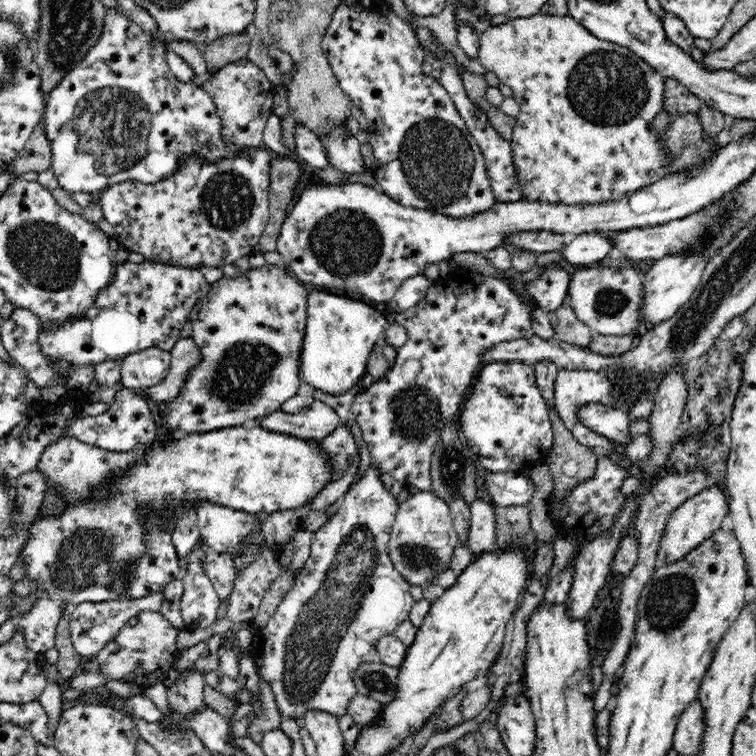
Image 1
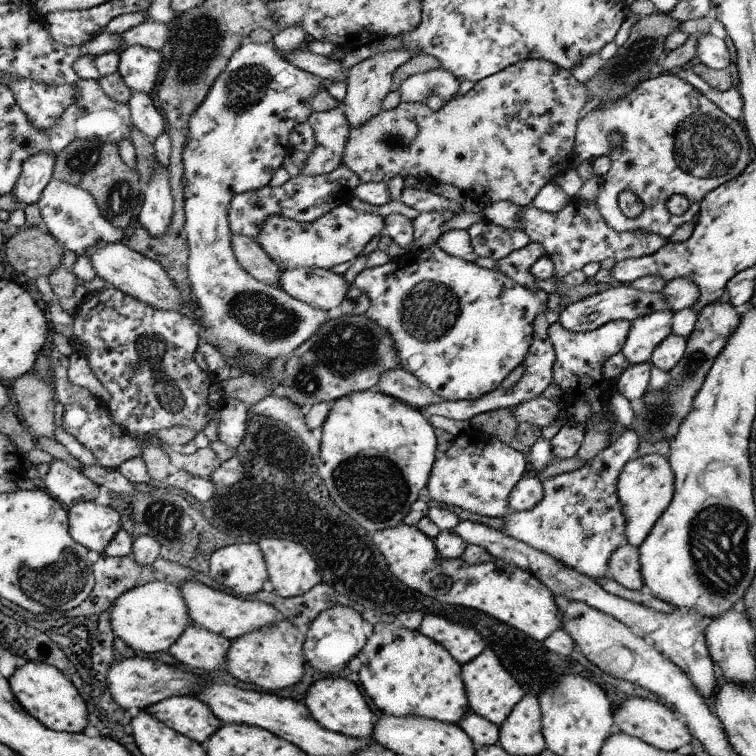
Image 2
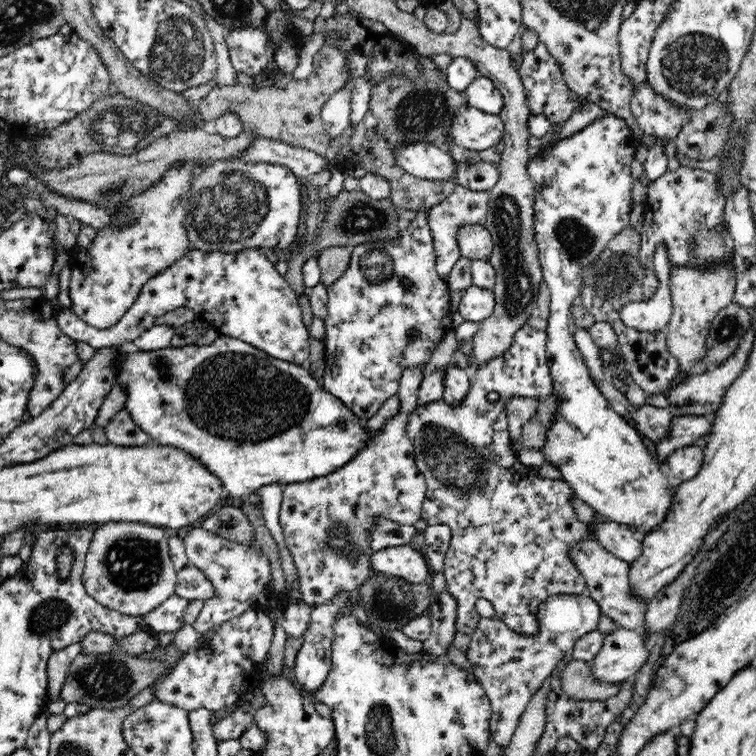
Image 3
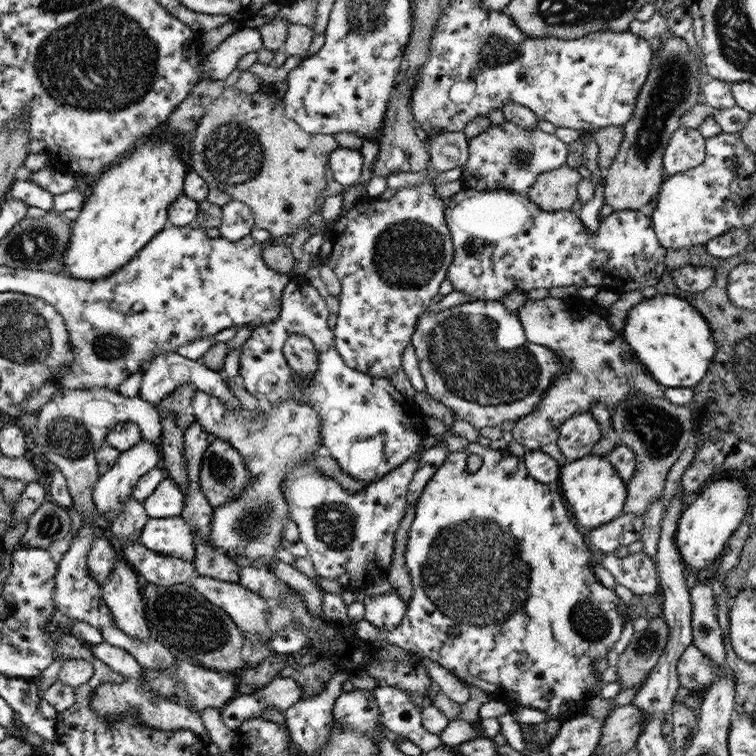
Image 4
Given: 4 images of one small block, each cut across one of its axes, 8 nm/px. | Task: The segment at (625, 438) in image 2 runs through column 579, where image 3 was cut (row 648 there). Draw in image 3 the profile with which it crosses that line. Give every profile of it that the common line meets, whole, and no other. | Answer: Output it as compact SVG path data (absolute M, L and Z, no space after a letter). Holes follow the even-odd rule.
M585 593L582 595L549 596L541 606L538 606L539 629L535 635L520 634L497 617L480 618L476 630L471 634L471 641L465 654L471 662L471 670L484 687L489 698L491 704L489 731L502 750L506 750L511 743L512 735L528 701L546 684L550 674L554 672L556 664L566 656L566 652L574 646L574 643L581 636L597 629L600 616L602 616L602 611L600 611L598 603Z

